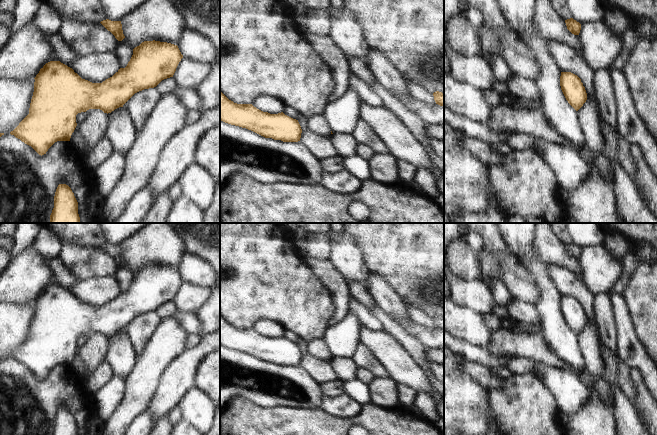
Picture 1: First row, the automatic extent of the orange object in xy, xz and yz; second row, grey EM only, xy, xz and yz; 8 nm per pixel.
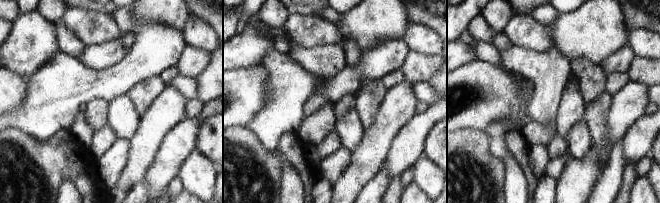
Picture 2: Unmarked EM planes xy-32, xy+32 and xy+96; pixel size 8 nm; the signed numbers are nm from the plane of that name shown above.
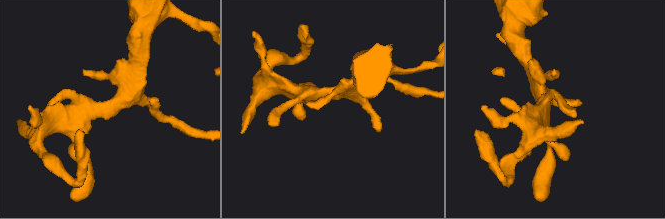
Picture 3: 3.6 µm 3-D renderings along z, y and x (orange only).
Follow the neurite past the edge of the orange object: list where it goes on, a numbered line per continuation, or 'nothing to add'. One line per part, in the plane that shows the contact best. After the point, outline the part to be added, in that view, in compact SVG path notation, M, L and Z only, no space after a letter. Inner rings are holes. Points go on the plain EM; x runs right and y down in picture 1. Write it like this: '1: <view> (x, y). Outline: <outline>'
nothing to add

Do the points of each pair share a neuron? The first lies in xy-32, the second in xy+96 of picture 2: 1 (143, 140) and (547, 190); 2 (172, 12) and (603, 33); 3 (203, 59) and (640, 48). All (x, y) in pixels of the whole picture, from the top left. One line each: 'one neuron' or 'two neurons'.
1: two neurons
2: one neuron
3: two neurons

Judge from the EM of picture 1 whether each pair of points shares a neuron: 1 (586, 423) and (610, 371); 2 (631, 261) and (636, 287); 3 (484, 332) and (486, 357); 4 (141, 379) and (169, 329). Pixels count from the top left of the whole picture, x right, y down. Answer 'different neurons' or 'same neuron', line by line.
1: different neurons
2: different neurons
3: different neurons
4: same neuron

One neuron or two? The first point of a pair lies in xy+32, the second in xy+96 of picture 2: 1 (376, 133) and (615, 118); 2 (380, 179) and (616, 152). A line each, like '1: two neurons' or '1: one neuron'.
1: one neuron
2: one neuron

